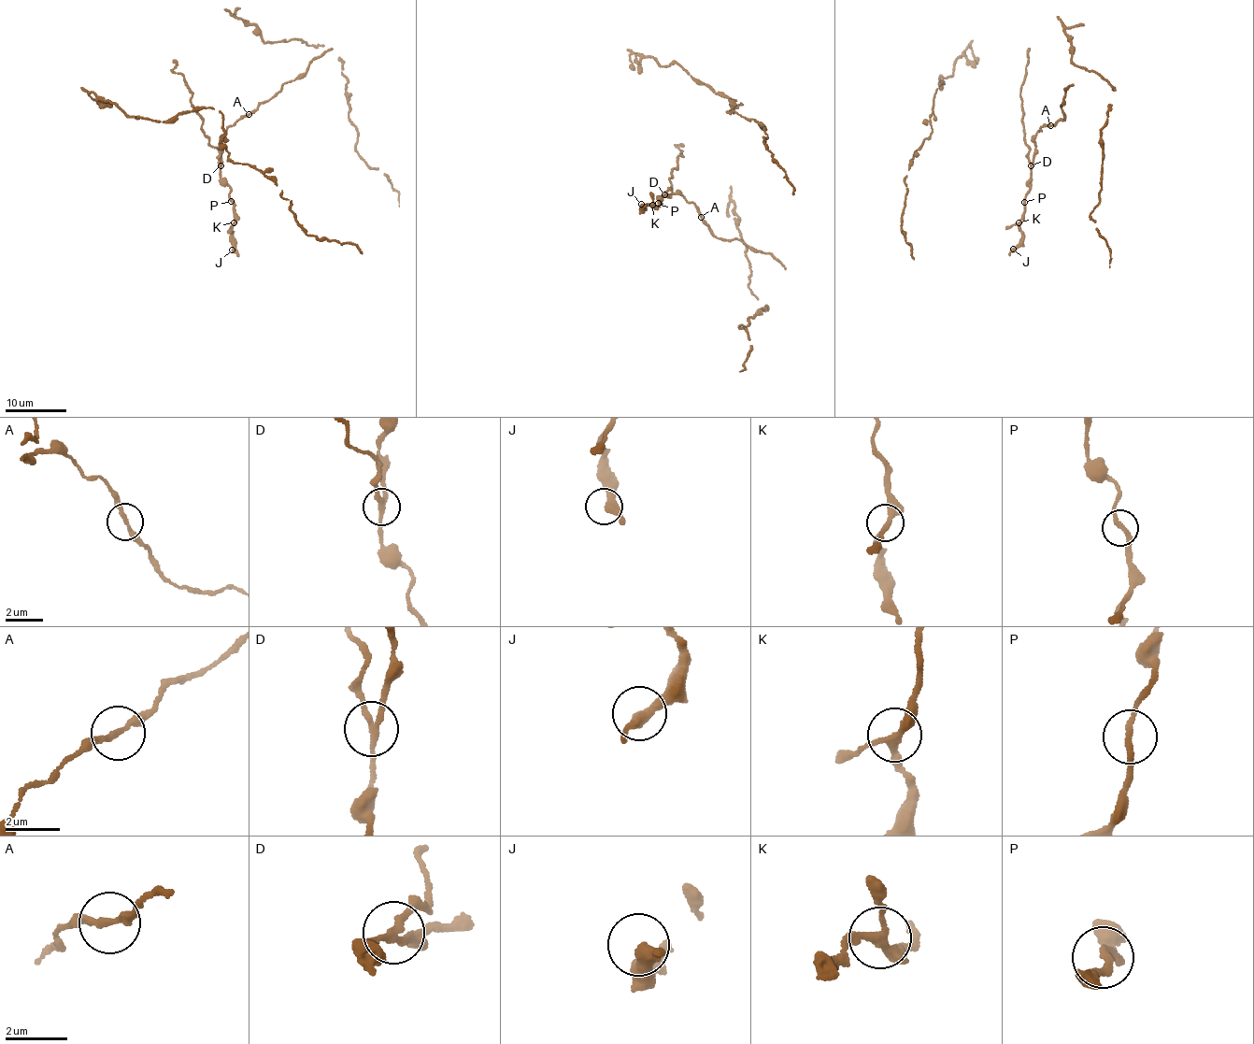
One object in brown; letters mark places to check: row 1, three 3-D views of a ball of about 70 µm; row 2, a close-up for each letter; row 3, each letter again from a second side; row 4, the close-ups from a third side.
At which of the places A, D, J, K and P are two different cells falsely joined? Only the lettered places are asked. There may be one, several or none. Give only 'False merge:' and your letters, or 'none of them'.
False merge: D

